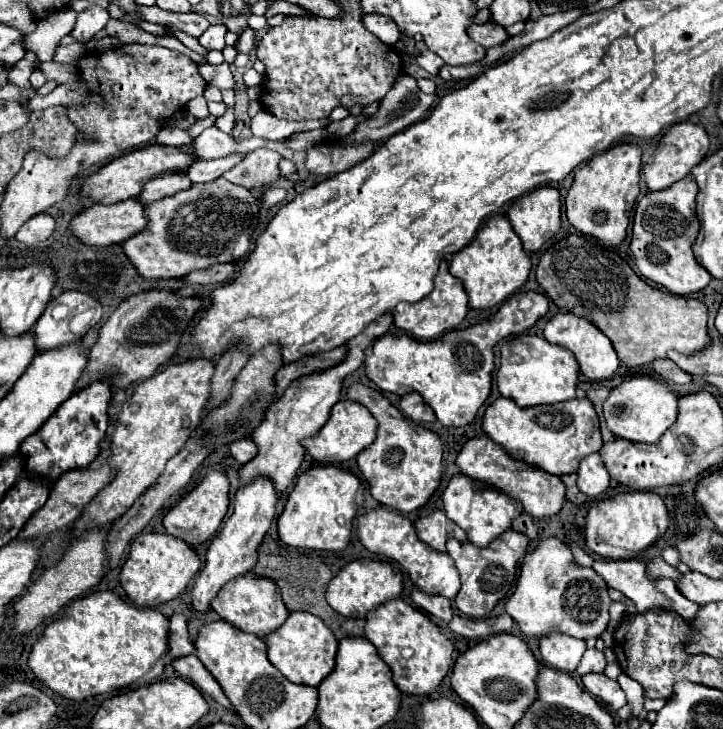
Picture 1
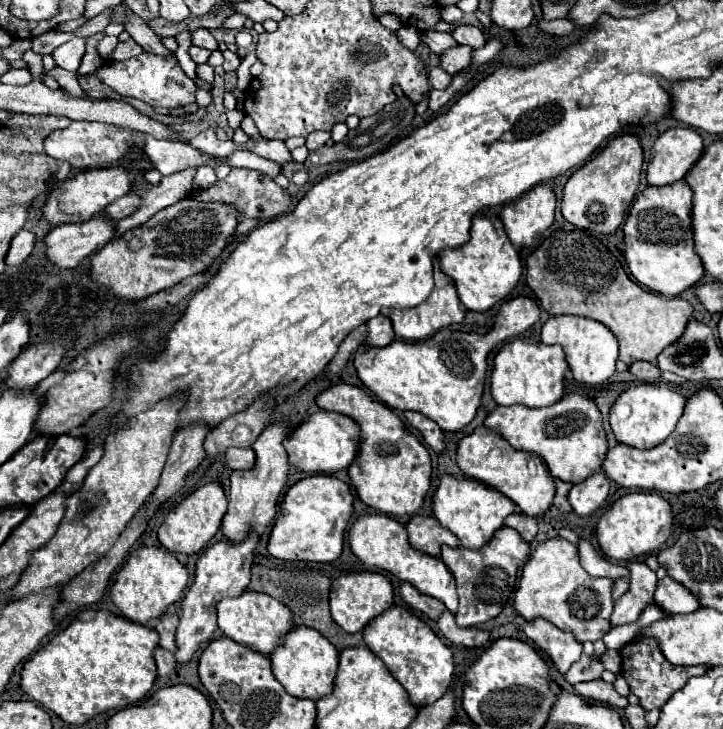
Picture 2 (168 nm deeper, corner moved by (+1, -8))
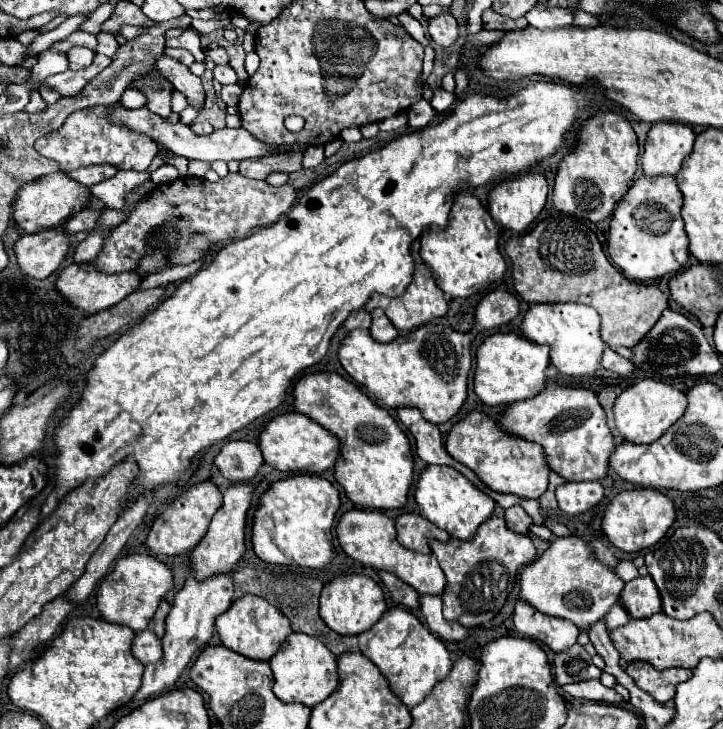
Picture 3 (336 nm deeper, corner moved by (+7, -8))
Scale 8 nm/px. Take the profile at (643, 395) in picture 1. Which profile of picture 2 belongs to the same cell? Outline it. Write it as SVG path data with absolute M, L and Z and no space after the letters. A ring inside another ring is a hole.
M636 385L626 389L612 405L610 427L620 443L636 449L650 449L654 445L660 445L674 431L678 419L682 417L684 405L686 399L668 385Z

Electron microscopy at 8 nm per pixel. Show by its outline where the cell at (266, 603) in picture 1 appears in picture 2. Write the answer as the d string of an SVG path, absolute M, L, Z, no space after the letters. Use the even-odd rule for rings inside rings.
M244 591L240 597L234 599L224 599L218 603L218 627L220 631L230 637L232 641L246 645L258 653L270 655L276 649L276 643L280 643L280 639L290 631L290 627L294 625L292 621L292 611L276 601L274 597L266 595L266 593L252 593L252 591Z

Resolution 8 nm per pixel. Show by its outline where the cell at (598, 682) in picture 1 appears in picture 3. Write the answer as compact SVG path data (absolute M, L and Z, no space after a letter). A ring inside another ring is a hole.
M590 679L590 681L580 681L562 687L564 693L576 699L586 699L586 701L598 701L598 703L610 703L610 705L620 705L622 697L614 691L608 689L600 683L600 679Z

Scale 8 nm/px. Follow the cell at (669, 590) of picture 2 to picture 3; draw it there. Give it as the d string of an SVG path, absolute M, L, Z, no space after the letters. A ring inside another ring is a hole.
M650 575L636 577L630 583L626 583L626 587L620 593L620 599L634 619L652 617L662 611L662 597Z

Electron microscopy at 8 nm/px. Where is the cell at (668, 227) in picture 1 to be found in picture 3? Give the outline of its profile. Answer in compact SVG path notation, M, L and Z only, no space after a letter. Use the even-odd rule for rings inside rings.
M640 177L618 203L608 231L608 253L614 265L632 281L650 283L666 275L676 275L686 267L688 237L680 215L684 197L674 177Z

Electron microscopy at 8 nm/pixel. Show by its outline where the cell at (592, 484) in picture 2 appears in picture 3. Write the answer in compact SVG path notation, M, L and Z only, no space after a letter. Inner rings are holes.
M584 481L584 483L564 483L556 489L558 505L568 515L580 515L598 505L604 497L604 487L600 481Z

